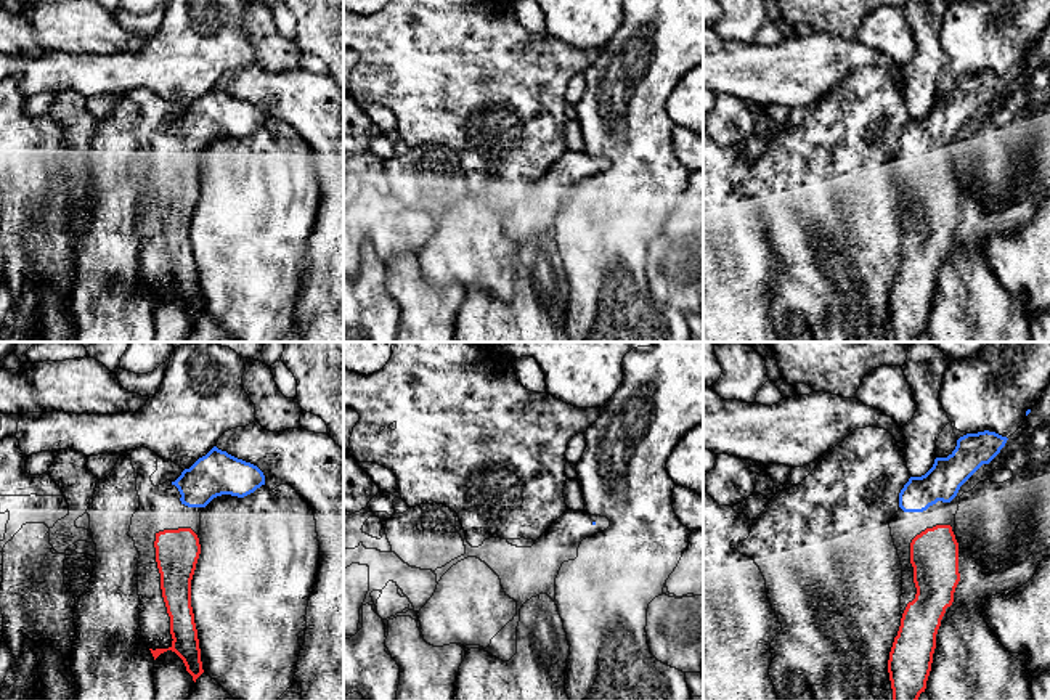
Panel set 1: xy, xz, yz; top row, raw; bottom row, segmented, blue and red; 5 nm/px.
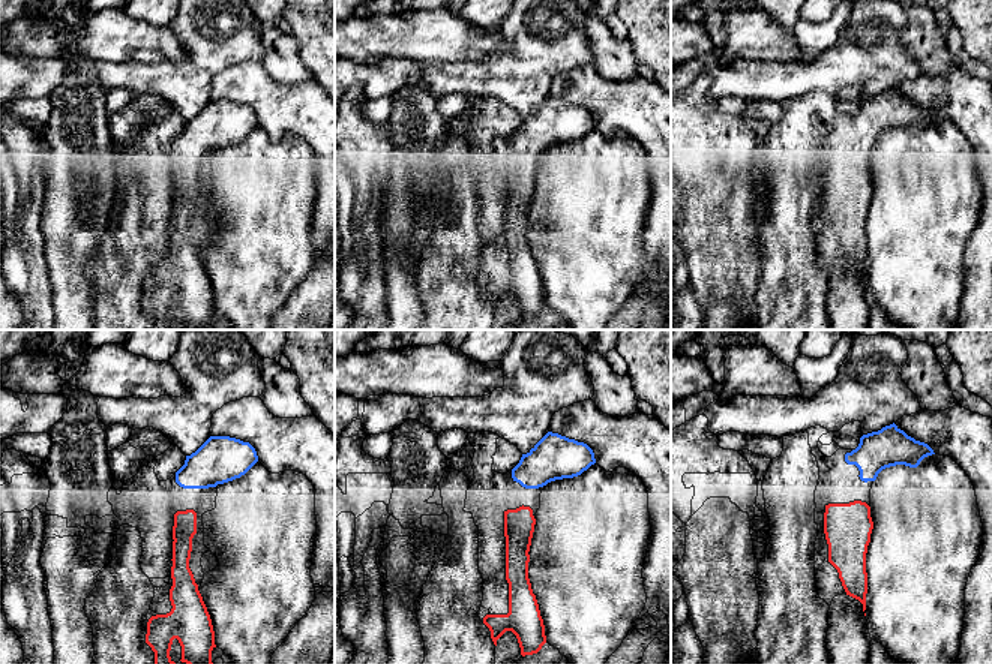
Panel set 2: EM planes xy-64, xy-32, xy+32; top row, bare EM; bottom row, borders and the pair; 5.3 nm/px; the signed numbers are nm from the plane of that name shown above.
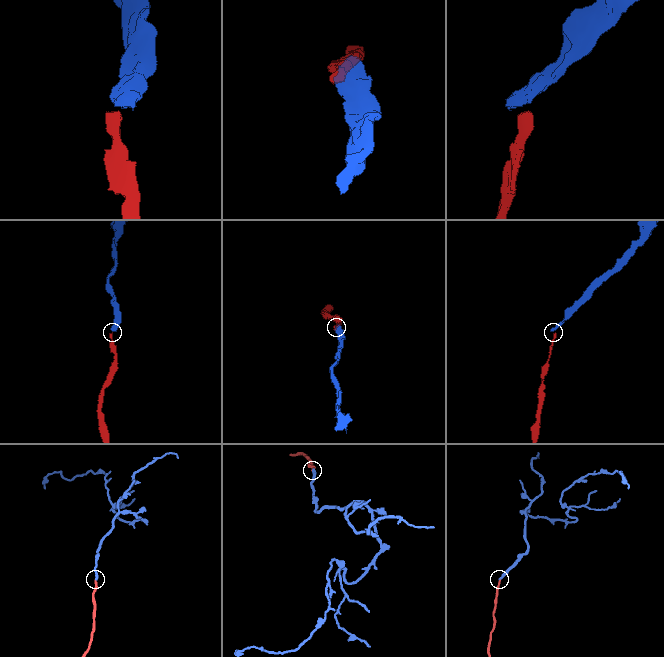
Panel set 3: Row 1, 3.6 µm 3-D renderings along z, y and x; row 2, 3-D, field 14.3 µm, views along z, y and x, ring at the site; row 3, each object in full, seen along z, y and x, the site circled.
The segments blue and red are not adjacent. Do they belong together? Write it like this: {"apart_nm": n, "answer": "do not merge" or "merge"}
{"apart_nm": 90, "answer": "merge"}

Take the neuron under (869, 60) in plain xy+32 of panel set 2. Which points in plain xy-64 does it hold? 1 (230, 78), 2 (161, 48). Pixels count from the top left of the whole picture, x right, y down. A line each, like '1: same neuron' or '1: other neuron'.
1: other neuron
2: other neuron

